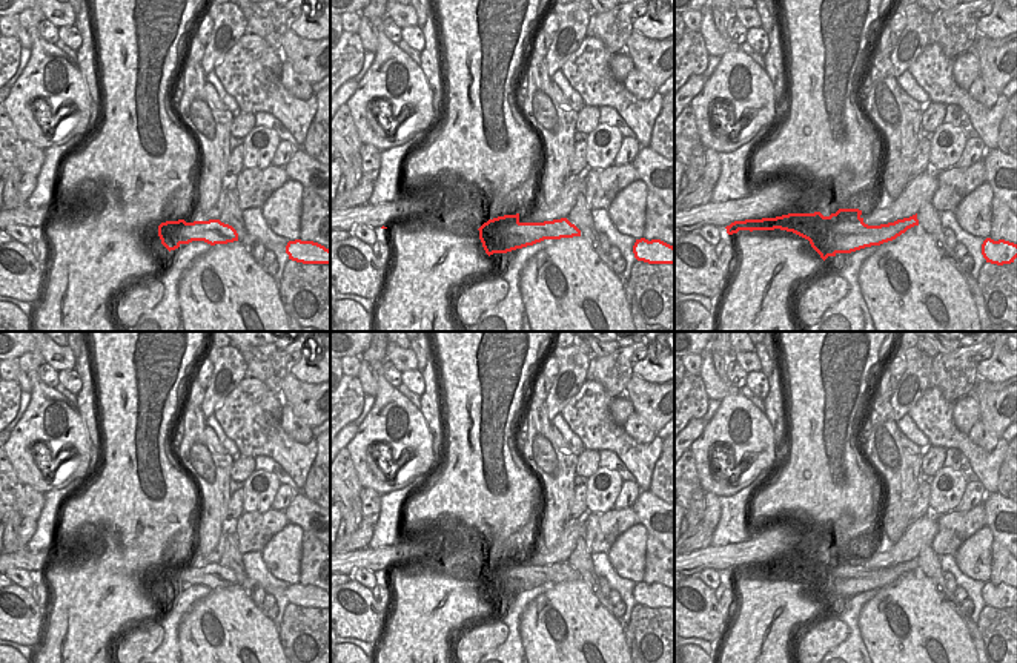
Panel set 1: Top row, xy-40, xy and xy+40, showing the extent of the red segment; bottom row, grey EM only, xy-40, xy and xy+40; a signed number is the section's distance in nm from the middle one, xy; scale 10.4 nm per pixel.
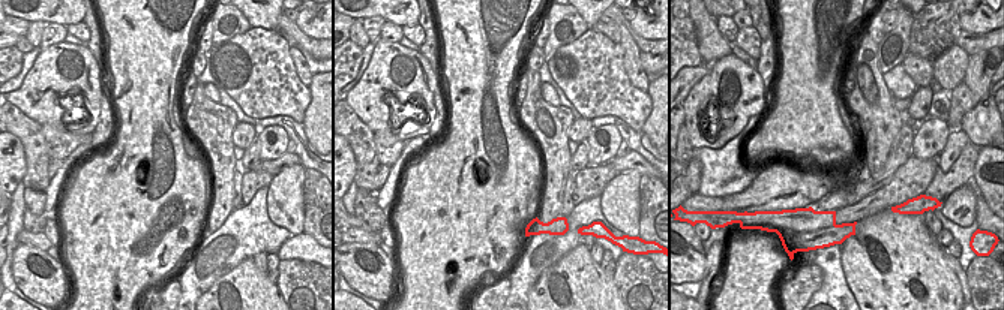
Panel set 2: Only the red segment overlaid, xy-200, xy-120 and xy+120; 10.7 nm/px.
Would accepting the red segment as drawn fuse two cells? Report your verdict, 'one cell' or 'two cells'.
two cells

